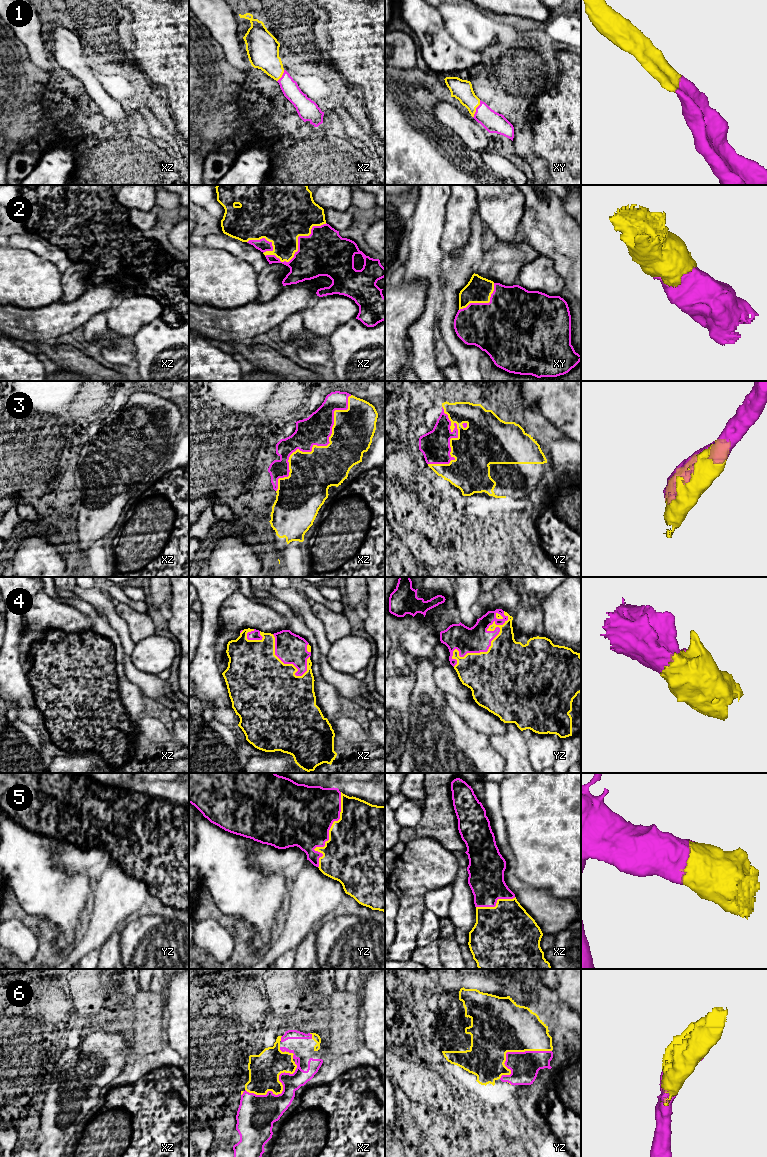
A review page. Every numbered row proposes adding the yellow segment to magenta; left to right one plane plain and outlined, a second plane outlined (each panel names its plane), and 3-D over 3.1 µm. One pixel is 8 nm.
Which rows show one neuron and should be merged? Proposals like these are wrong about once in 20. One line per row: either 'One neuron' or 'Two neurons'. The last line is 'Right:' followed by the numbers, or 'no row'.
1: One neuron
2: One neuron
3: One neuron
4: One neuron
5: One neuron
6: One neuron
Right: 1, 2, 3, 4, 5, 6

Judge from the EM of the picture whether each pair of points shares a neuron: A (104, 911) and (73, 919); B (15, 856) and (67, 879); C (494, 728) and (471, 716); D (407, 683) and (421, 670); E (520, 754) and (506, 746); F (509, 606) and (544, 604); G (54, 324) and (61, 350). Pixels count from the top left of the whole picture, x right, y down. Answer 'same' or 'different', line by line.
A: different
B: same
C: same
D: different
E: same
F: different
G: different

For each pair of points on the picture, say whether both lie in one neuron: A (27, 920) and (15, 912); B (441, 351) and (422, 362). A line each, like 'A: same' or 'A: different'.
A: same
B: different

